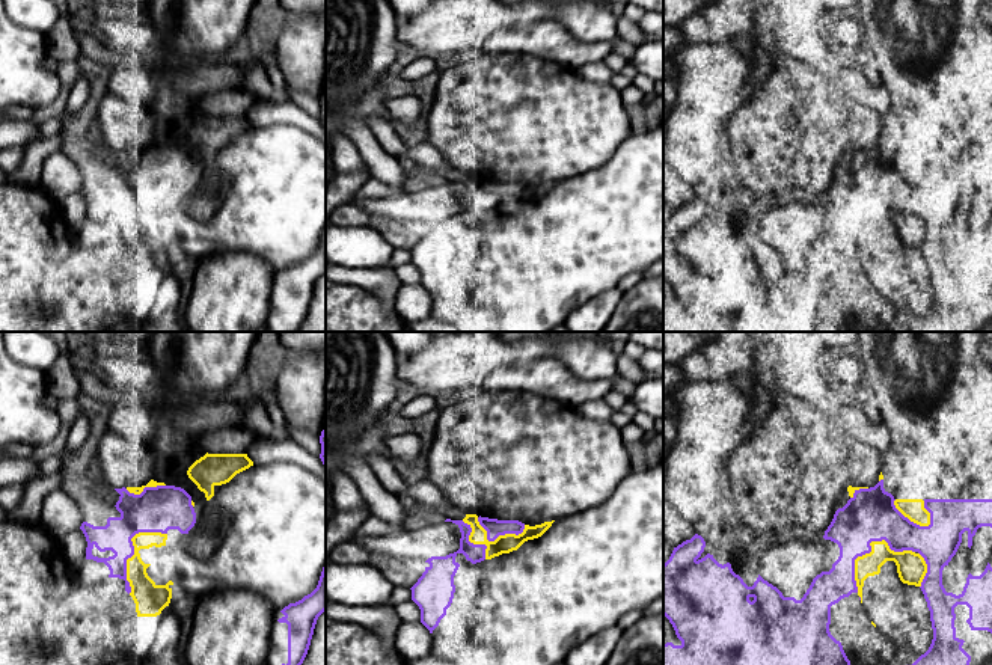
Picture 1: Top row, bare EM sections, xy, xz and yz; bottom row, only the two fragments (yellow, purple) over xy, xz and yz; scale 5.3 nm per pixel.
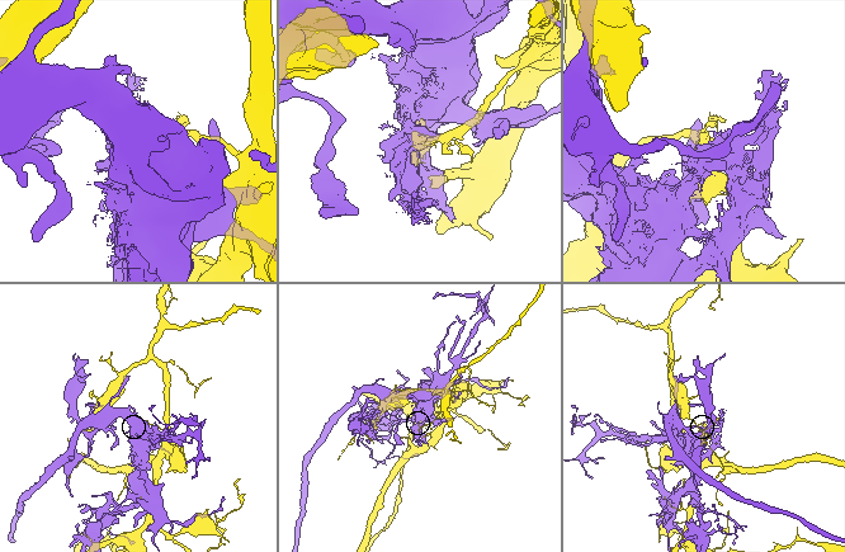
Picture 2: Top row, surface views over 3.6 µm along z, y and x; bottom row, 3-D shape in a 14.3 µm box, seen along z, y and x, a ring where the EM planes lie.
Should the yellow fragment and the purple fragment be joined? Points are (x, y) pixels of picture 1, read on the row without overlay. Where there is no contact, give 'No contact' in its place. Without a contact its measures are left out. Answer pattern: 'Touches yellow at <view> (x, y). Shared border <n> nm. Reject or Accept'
Touches yellow at yz (872, 210). Shared border 380 nm. Reject

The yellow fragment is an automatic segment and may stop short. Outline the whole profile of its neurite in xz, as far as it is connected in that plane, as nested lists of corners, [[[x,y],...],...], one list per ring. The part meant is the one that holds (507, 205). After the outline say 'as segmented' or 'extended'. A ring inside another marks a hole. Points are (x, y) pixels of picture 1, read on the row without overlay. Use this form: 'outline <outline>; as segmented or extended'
outline [[[466,176],[463,184],[472,190],[469,204],[473,207],[485,207],[487,208],[485,222],[491,222],[502,216],[510,216],[513,213],[517,213],[528,202],[541,199],[552,188],[555,182],[544,184],[535,188],[525,187],[525,192],[522,196],[499,198],[494,204],[487,202],[487,193],[479,187],[476,176]]]; as segmented

